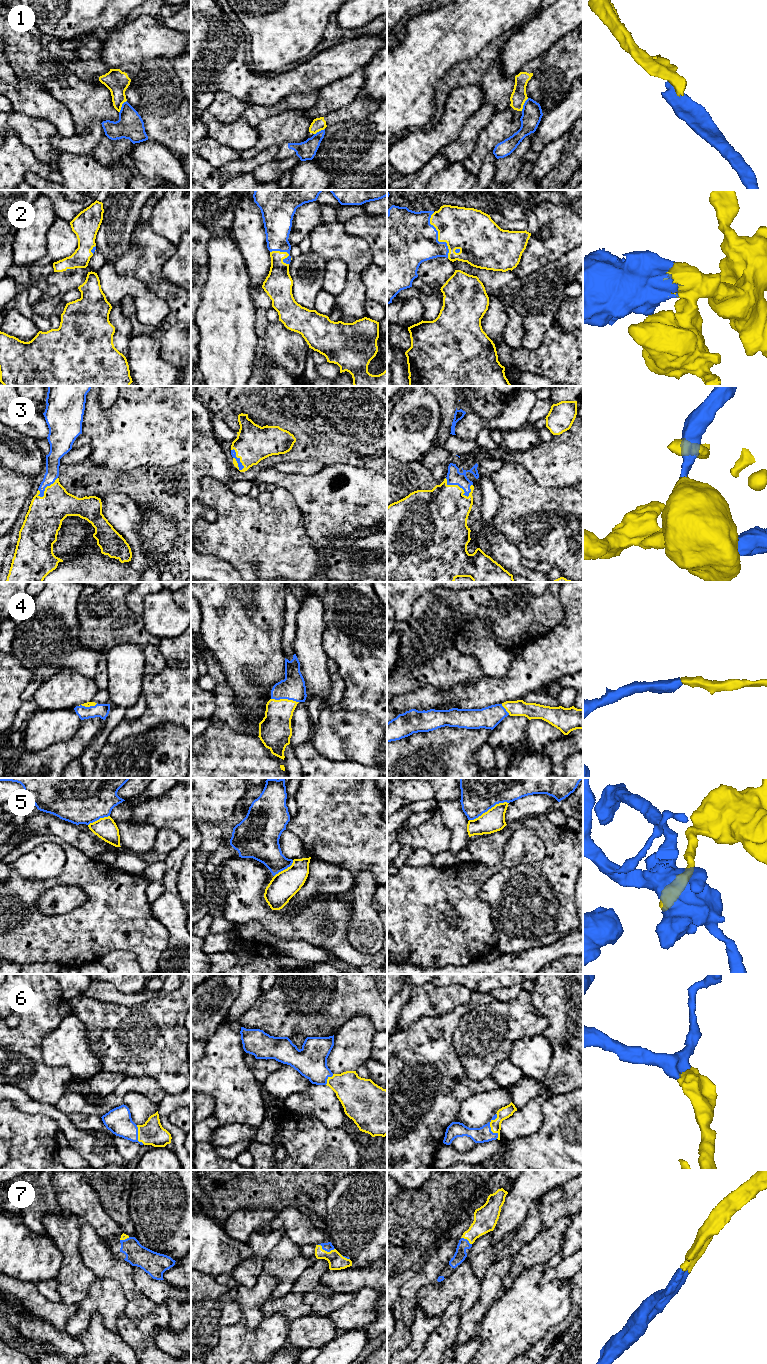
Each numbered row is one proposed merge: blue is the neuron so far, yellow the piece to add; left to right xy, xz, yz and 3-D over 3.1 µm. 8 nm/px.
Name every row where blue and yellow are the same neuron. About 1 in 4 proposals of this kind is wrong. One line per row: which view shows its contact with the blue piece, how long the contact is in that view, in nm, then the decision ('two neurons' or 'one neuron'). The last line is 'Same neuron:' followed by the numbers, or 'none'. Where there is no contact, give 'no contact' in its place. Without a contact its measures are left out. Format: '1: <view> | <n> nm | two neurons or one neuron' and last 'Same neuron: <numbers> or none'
1: xy | 120 nm | two neurons
2: yz | 380 nm | one neuron
3: yz | 240 nm | one neuron
4: xz | 220 nm | one neuron
5: yz | 360 nm | two neurons
6: yz | 200 nm | one neuron
7: xz | 140 nm | one neuron
Same neuron: 2, 3, 4, 6, 7

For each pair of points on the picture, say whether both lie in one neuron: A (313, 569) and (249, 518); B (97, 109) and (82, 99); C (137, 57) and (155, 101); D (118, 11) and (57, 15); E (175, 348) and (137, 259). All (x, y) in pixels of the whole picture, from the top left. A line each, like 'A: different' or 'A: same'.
A: same
B: same
C: different
D: same
E: same

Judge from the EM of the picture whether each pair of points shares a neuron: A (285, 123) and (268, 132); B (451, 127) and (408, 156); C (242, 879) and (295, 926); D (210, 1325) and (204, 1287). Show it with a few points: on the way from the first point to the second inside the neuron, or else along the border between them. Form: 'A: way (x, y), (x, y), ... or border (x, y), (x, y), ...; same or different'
A: way (281, 127), (272, 131); same
B: way (440, 136), (419, 147); same
C: way (247, 895), (274, 922), (279, 923); same
D: way (204, 1316), (204, 1296); same

